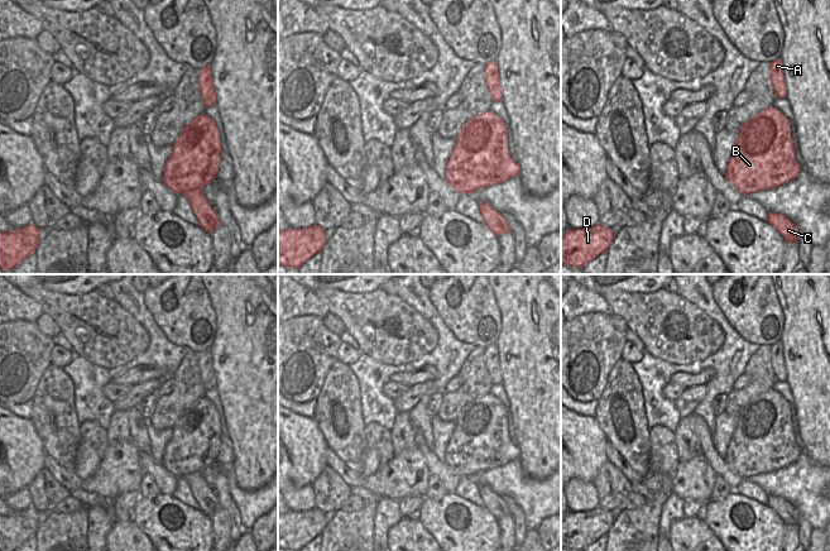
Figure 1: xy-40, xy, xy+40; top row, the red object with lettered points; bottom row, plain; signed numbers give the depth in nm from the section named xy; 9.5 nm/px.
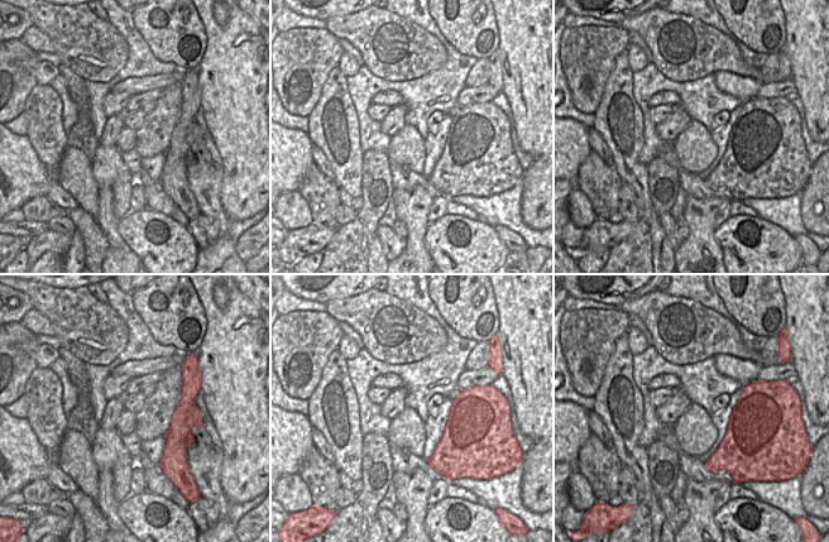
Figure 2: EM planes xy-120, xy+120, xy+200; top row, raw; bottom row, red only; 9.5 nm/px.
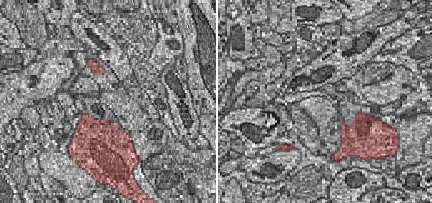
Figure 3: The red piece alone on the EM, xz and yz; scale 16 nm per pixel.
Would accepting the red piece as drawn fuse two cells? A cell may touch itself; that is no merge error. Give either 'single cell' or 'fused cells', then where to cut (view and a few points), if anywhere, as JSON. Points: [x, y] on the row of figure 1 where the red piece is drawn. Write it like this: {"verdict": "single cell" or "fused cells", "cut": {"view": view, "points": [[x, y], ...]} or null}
{"verdict": "fused cells", "cut": {"view": "xy-40", "points": [[190, 164], [190, 173], [187, 176], [172, 177]]}}

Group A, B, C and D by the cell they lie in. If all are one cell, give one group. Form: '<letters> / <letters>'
A C / B D

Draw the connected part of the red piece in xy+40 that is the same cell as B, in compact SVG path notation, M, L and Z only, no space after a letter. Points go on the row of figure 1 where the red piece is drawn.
M777 107L757 112L740 128L725 178L747 196L791 182L801 172L792 140L791 123Z

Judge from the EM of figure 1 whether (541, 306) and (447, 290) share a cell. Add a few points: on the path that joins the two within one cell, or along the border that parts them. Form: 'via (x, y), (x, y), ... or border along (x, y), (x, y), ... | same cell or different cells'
border along (490, 287), (500, 315), (502, 327) | different cells

